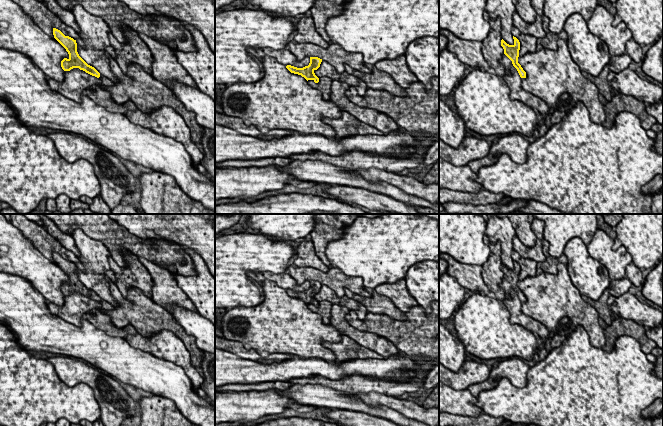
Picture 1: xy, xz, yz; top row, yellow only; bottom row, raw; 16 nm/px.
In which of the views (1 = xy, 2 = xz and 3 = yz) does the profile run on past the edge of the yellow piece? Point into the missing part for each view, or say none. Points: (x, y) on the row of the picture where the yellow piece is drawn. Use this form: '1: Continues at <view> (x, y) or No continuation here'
1: Continues at xy (105, 81)
2: No continuation here
3: No continuation here

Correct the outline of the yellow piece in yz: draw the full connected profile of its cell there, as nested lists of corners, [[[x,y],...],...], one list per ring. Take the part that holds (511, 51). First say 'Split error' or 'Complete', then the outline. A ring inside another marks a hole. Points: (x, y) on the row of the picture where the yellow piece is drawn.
Complete. [[[513,36],[514,44],[509,45],[503,39],[501,40],[501,46],[504,49],[504,54],[512,61],[513,66],[517,69],[521,78],[526,78],[526,72],[523,70],[521,65],[518,63],[520,42]]]

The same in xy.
Split error. [[[53,28],[54,38],[66,49],[69,54],[69,58],[64,58],[61,61],[61,67],[64,71],[70,71],[73,68],[79,68],[86,73],[95,76],[101,80],[104,86],[113,86],[114,83],[102,76],[94,67],[88,65],[77,52],[76,40],[69,36],[65,36],[60,30]]]

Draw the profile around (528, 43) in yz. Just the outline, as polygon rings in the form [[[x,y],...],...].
[[[515,26],[512,27],[512,34],[520,42],[519,55],[523,56],[526,53],[536,52],[537,38],[532,35],[523,34]]]

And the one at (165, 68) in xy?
[[[138,33],[138,35],[147,44],[152,53],[153,63],[151,70],[152,76],[156,80],[167,87],[170,87],[172,82],[179,82],[198,89],[195,81],[178,62],[175,53],[167,45],[161,44],[143,33]]]

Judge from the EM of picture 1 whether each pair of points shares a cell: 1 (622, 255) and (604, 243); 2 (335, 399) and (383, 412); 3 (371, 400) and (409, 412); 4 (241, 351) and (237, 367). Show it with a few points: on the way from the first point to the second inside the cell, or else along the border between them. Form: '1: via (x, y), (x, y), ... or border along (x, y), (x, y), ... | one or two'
1: via (617, 255), (614, 255), (607, 248) | one
2: via (347, 403), (371, 411) | one
3: via (380, 400), (400, 405) | one
4: border along (225, 350), (262, 364) | two

